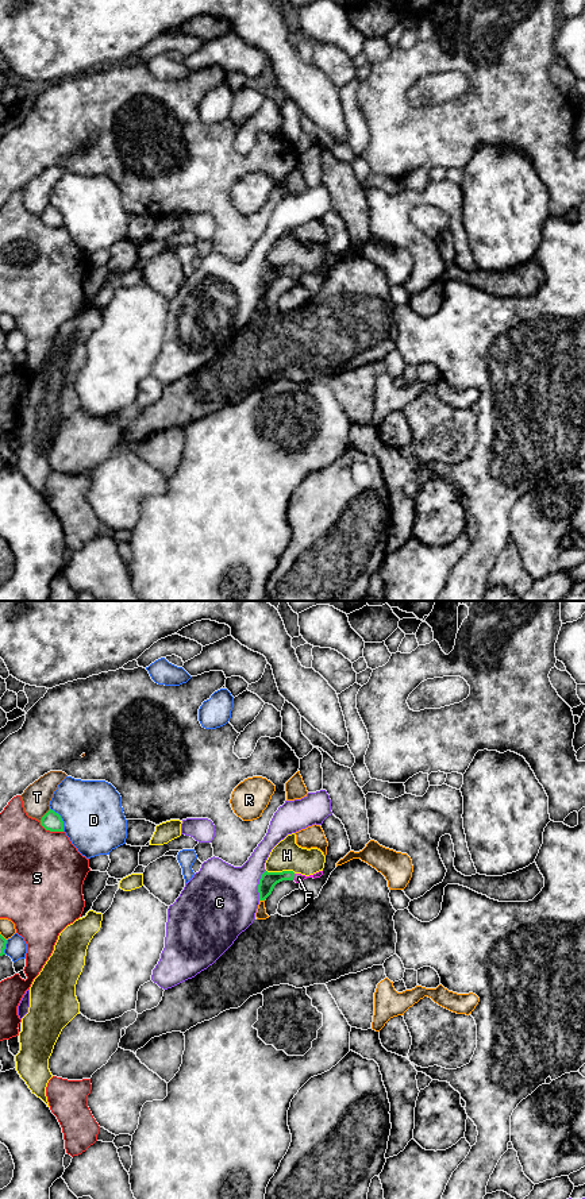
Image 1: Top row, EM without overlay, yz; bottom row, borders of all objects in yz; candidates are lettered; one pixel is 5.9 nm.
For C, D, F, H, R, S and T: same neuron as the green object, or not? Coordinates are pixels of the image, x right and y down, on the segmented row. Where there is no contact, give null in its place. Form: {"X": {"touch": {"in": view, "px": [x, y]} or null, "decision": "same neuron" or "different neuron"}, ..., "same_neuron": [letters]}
{"C": {"touch": {"in": "yz", "px": [258, 885]}, "decision": "different neuron"}, "D": {"touch": {"in": "yz", "px": [61, 818]}, "decision": "different neuron"}, "F": {"touch": {"in": "yz", "px": [293, 876]}, "decision": "same neuron"}, "H": {"touch": {"in": "yz", "px": [283, 871]}, "decision": "different neuron"}, "R": {"touch": {"in": "yz", "px": [262, 899]}, "decision": "different neuron"}, "S": {"touch": {"in": "yz", "px": [50, 831]}, "decision": "different neuron"}, "T": {"touch": {"in": "yz", "px": [45, 814]}, "decision": "different neuron"}, "same_neuron": ["F"]}

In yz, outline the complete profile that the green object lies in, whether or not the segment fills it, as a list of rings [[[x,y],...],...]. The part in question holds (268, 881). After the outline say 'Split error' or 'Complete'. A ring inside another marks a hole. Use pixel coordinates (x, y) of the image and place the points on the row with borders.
[[[265,871],[261,875],[258,892],[259,901],[265,901],[273,891],[274,886],[282,880],[295,880],[296,883],[301,883],[307,878],[320,878],[323,871],[319,871],[313,875],[305,876],[301,874],[295,874],[293,871],[282,871],[282,872],[268,872]]]. Split error

